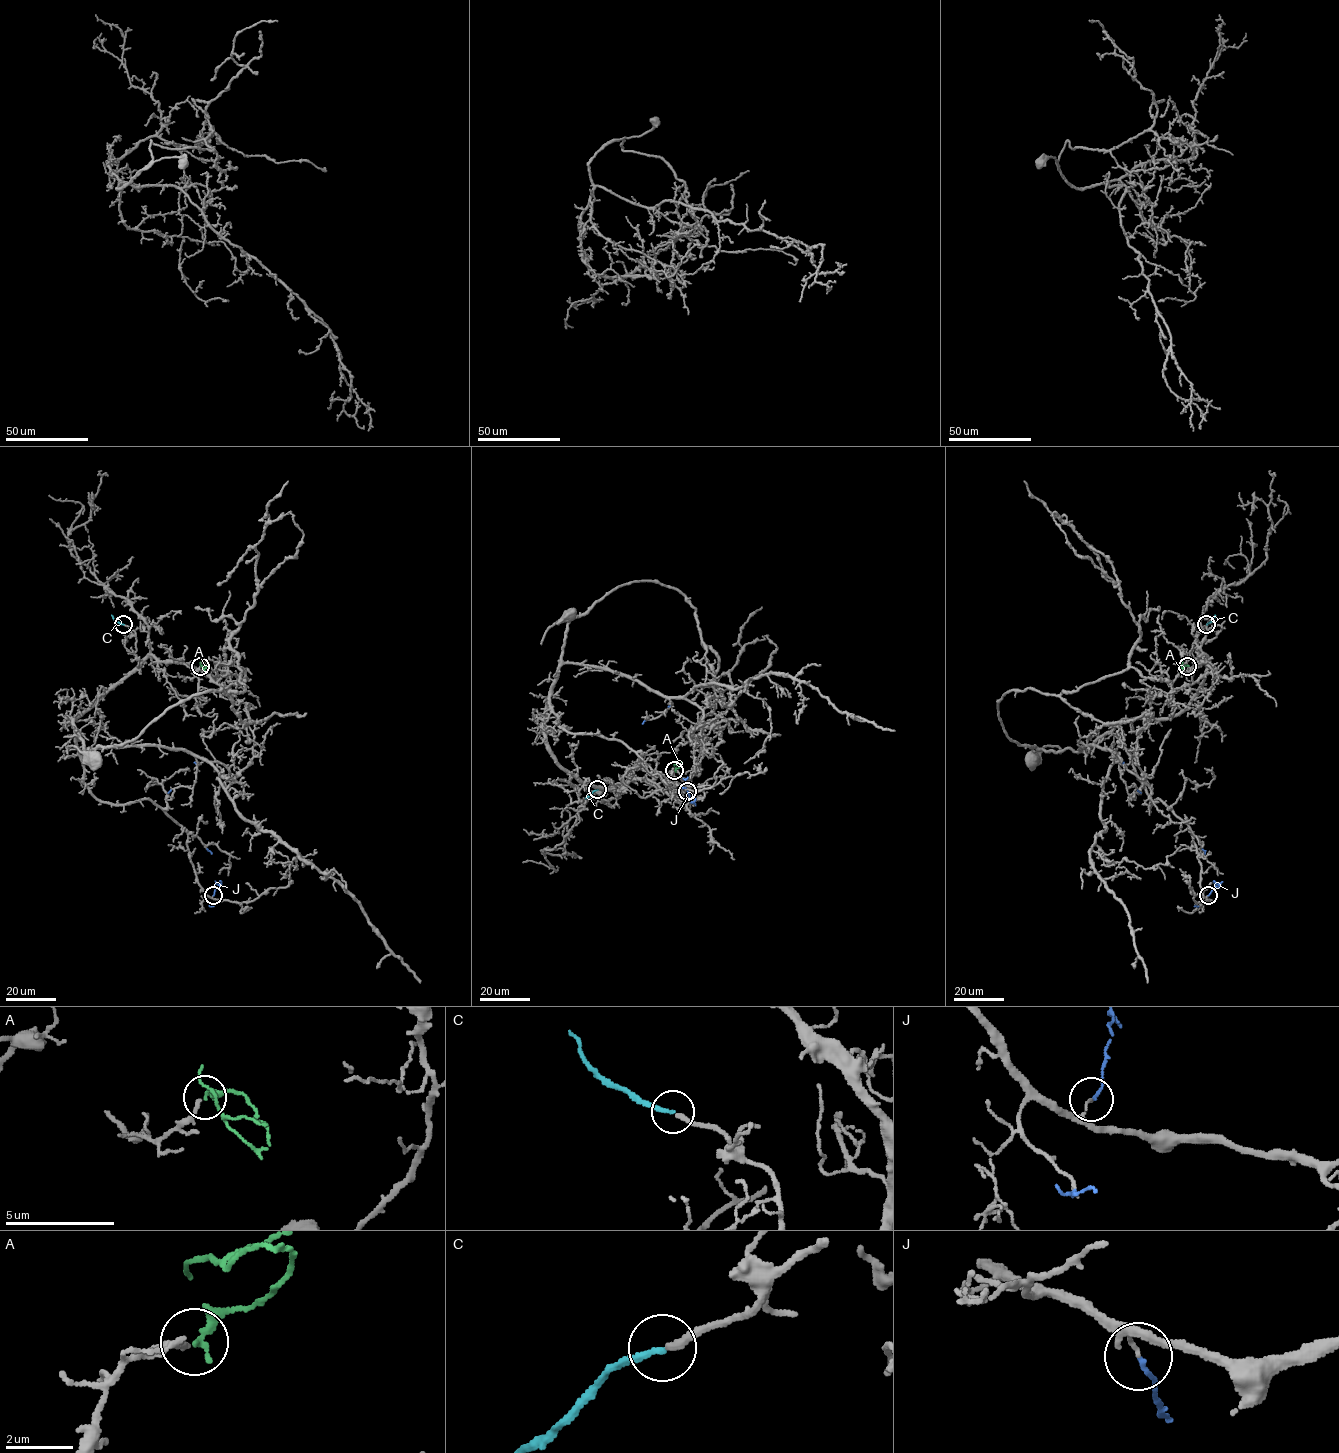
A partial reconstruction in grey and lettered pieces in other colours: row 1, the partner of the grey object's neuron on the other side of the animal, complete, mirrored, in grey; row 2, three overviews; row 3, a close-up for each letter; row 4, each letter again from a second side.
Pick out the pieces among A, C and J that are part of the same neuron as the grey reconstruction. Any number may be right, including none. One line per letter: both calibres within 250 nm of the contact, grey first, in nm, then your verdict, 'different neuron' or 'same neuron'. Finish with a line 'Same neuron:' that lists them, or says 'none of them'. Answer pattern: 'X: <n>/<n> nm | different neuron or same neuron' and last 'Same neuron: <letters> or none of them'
A: 170/240 nm | same neuron
C: 240/200 nm | same neuron
J: 80/110 nm | different neuron
Same neuron: A, C

